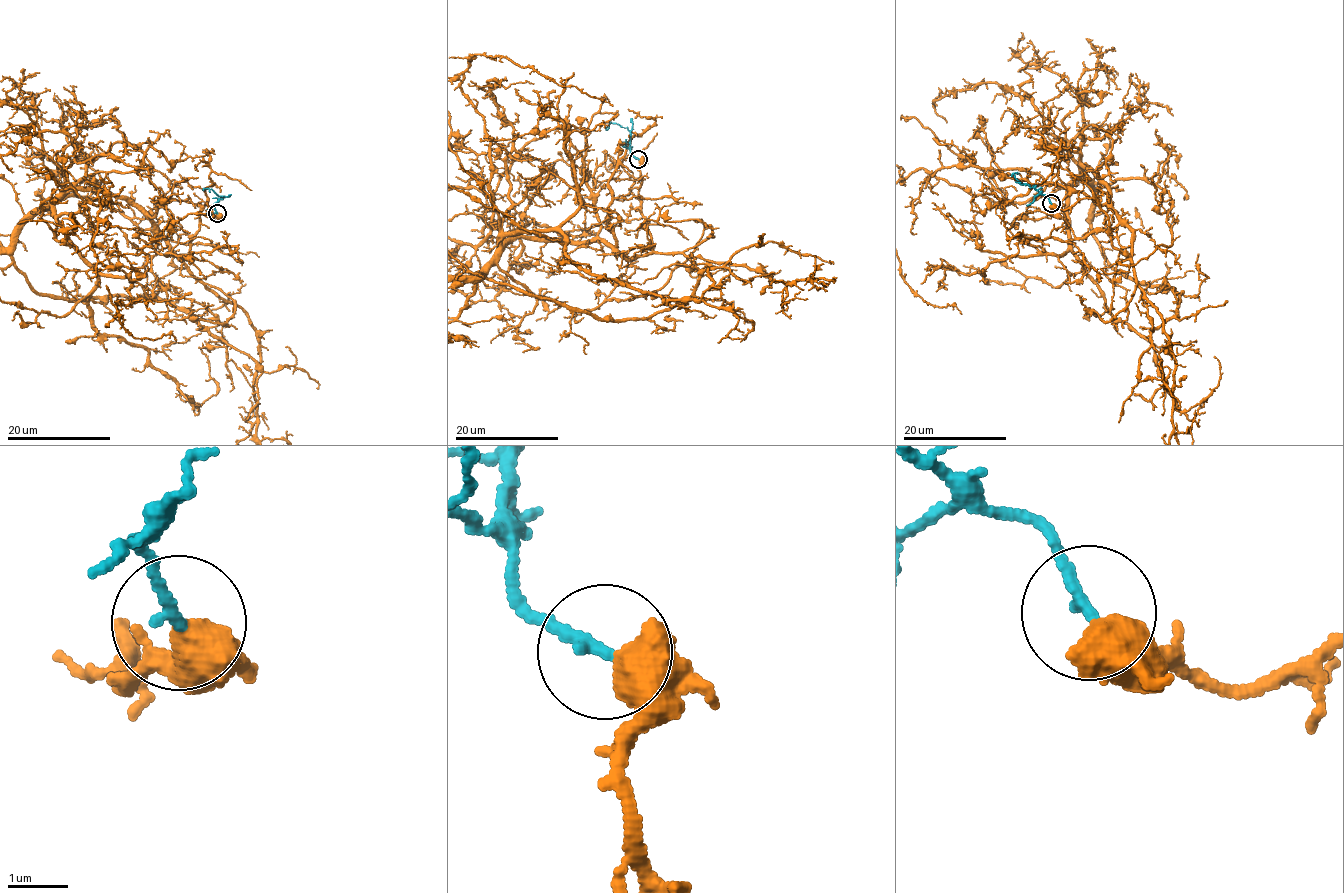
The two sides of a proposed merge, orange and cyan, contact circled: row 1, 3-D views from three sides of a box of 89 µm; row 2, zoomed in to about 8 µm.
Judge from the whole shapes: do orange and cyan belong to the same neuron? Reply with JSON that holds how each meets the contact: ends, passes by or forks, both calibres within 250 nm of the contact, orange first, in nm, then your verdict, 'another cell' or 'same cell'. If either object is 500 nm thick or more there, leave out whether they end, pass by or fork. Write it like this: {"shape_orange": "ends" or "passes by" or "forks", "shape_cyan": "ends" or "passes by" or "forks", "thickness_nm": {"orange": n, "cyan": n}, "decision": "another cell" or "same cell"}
{"thickness_nm": {"orange": 650, "cyan": 200}, "decision": "same cell"}

